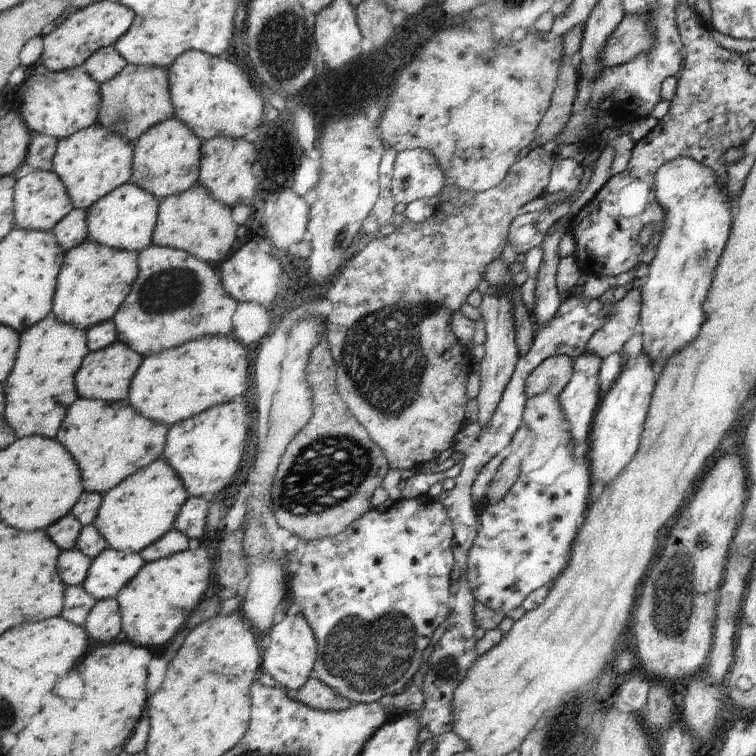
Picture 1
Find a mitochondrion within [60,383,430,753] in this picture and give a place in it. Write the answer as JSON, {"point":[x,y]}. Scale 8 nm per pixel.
{"point":[365,653]}

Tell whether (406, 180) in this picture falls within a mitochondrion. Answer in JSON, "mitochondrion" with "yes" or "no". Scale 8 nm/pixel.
{"mitochondrion":"yes"}

